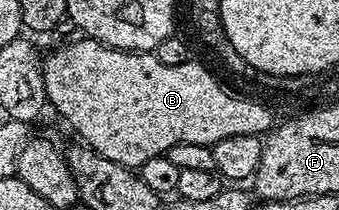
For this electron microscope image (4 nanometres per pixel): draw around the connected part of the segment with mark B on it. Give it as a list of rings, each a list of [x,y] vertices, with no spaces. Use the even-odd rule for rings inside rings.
[[[83,36],[80,39],[80,42],[71,42],[68,46],[53,51],[48,58],[46,55],[45,61],[42,63],[45,92],[50,109],[55,109],[83,137],[80,139],[92,150],[105,156],[105,160],[113,160],[122,166],[137,168],[141,164],[145,164],[145,160],[153,160],[153,156],[166,154],[169,148],[173,148],[177,144],[201,144],[212,147],[229,136],[253,136],[254,134],[263,136],[272,129],[271,114],[261,103],[254,102],[251,98],[242,98],[239,94],[230,94],[201,63],[195,62],[196,60],[188,60],[185,64],[177,64],[177,68],[169,68],[169,64],[161,64],[161,60],[157,60],[154,53],[151,52],[114,50],[111,46],[106,46],[104,42],[96,42],[94,38]]]

